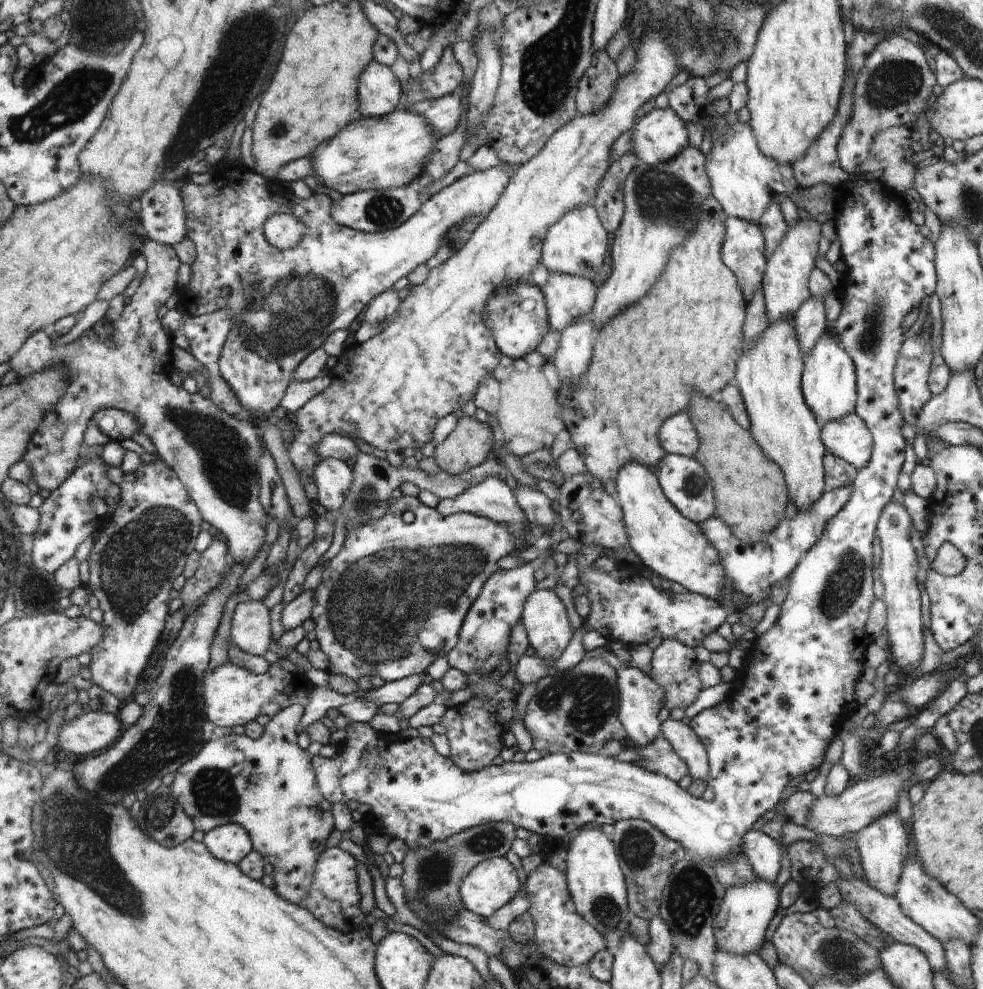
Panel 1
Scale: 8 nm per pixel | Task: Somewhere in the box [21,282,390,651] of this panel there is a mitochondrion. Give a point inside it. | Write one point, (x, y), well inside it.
(135, 562)

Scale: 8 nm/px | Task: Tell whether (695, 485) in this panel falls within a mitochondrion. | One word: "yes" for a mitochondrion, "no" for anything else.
yes

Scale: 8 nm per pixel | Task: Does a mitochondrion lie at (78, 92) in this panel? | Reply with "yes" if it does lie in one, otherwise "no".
yes

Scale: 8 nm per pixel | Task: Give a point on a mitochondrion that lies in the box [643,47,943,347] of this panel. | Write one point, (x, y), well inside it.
(894, 83)

